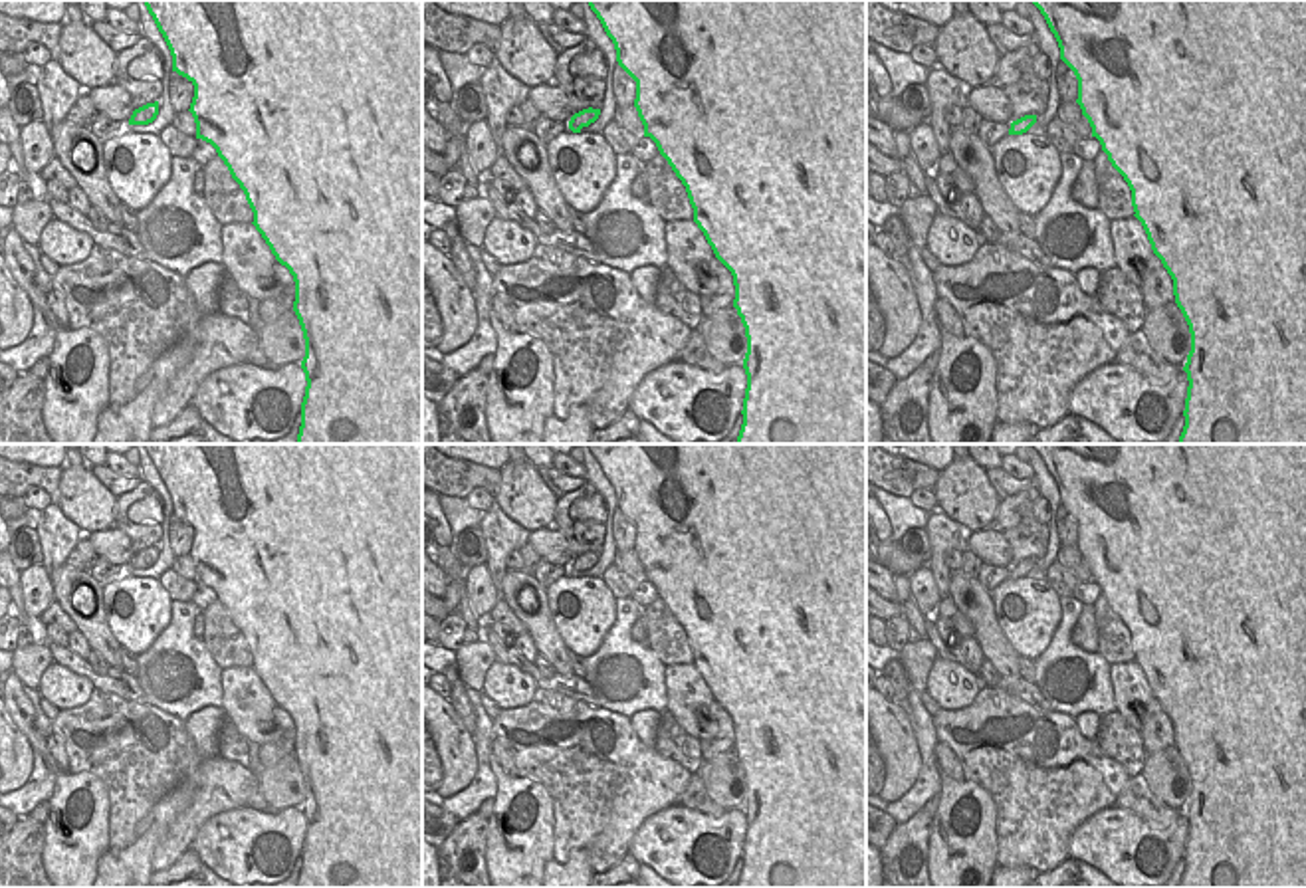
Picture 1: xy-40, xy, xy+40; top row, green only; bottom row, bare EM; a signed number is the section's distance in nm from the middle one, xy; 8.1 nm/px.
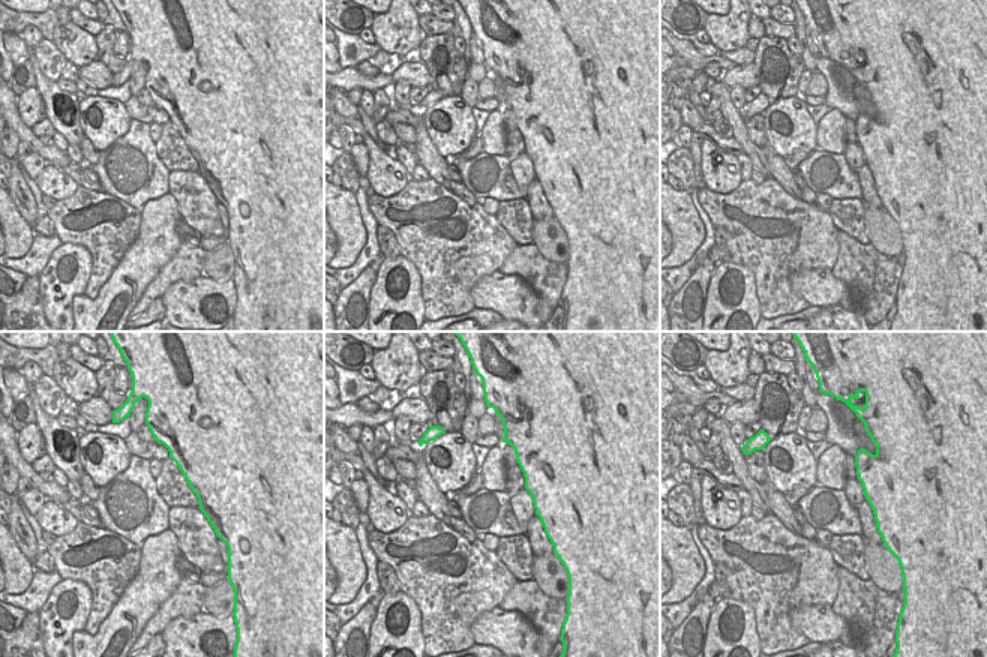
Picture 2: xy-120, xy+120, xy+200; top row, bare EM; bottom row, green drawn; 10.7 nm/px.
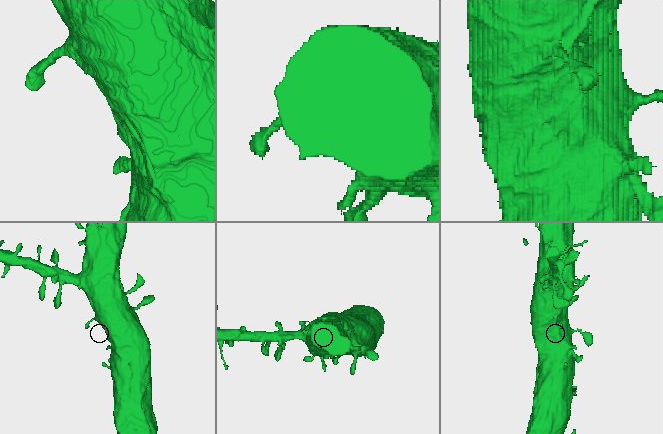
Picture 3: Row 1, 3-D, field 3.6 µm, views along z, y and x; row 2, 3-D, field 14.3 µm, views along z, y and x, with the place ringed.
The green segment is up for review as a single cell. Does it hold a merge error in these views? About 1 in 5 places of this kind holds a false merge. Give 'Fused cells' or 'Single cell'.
Single cell

